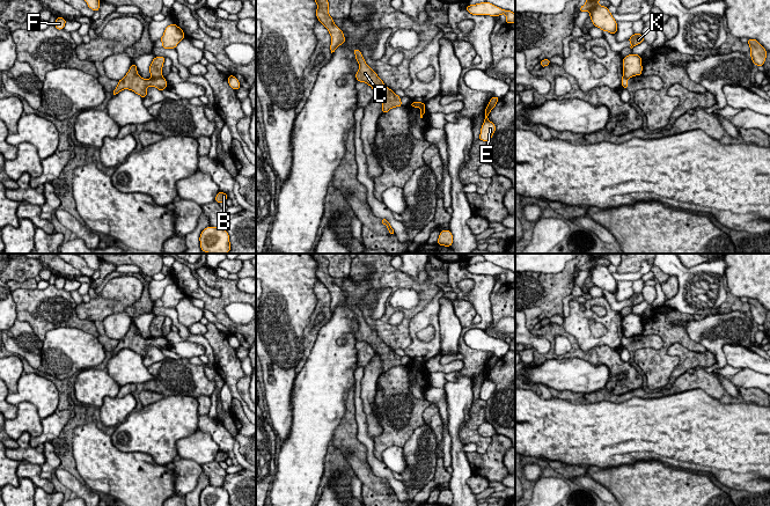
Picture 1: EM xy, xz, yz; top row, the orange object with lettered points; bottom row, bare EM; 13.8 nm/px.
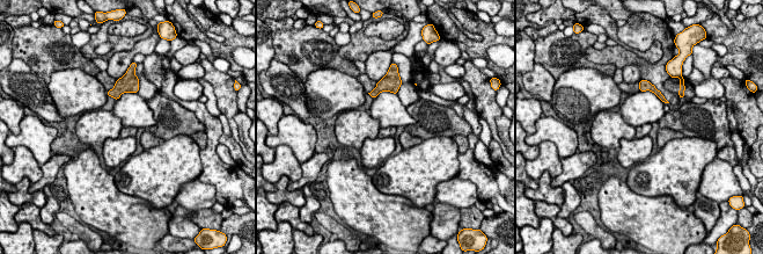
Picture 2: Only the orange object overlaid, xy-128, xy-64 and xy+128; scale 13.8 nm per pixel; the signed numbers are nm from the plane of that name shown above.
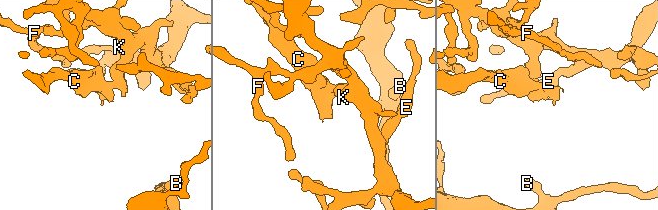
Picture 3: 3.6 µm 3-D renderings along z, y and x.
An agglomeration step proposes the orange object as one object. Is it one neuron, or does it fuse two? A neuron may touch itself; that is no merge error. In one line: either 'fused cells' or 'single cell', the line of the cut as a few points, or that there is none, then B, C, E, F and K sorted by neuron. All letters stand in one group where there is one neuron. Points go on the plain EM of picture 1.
fused cells; cut in xy along (161, 335), (152, 337); B E F K / C

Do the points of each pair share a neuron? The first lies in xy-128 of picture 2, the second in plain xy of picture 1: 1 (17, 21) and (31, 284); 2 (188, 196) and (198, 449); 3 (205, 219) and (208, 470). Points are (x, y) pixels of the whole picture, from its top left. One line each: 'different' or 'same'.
1: same
2: same
3: same

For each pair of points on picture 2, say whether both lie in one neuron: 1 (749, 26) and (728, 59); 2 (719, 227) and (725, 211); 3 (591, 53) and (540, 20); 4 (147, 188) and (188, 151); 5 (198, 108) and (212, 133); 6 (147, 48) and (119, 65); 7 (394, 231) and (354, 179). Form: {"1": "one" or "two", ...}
{"1": "one", "2": "one", "3": "two", "4": "one", "5": "one", "6": "one", "7": "one"}

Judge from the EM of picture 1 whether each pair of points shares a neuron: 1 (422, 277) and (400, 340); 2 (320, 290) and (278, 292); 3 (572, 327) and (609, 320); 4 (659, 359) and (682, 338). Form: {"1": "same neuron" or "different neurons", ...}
{"1": "different neurons", "2": "different neurons", "3": "same neuron", "4": "same neuron"}

